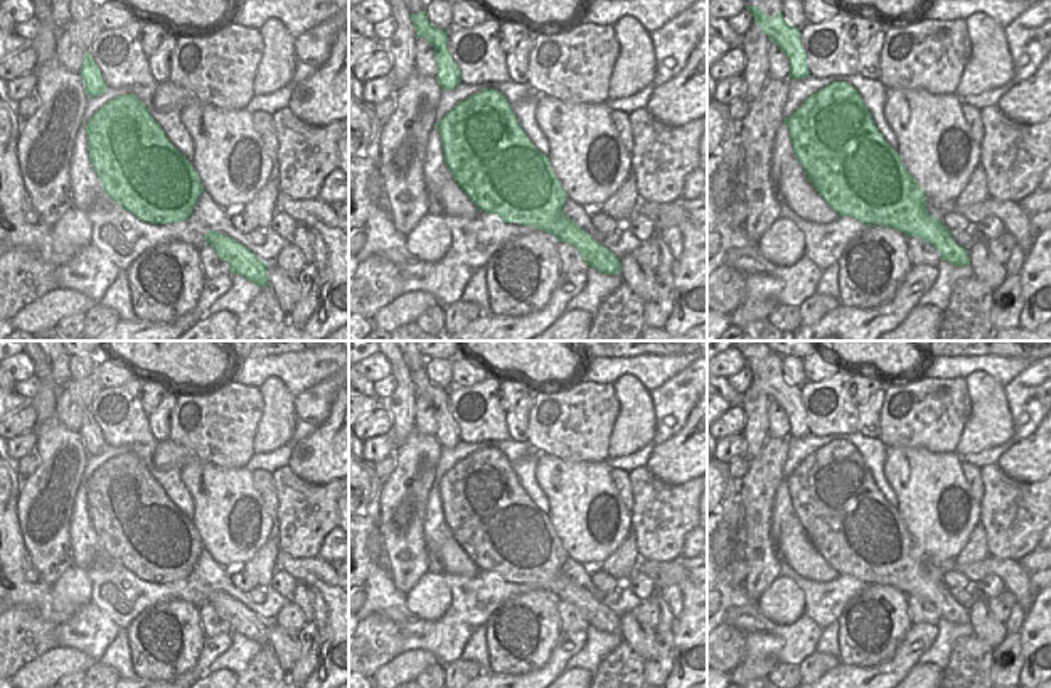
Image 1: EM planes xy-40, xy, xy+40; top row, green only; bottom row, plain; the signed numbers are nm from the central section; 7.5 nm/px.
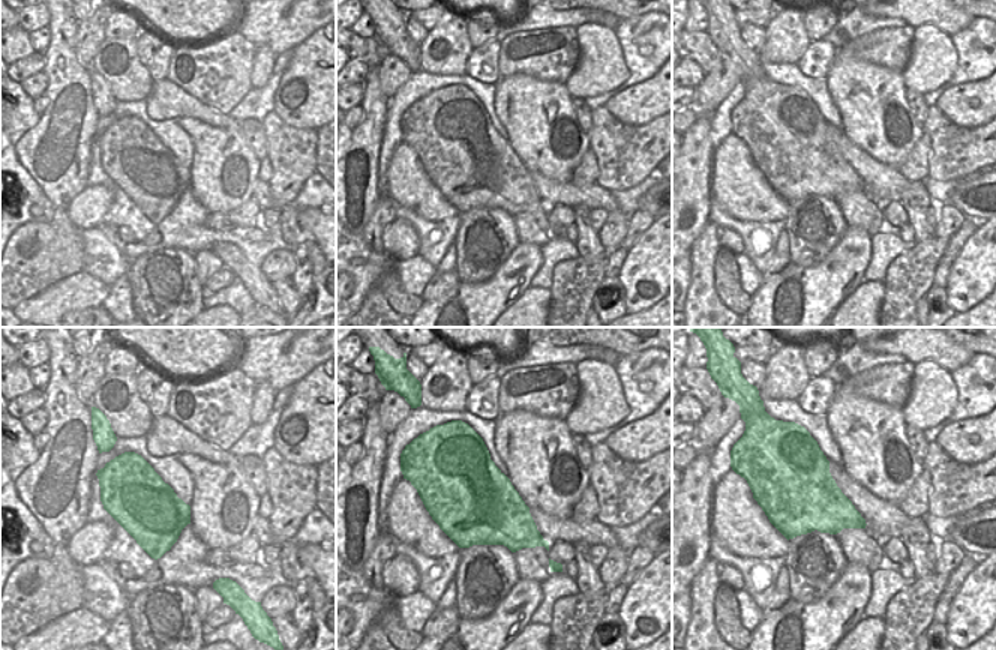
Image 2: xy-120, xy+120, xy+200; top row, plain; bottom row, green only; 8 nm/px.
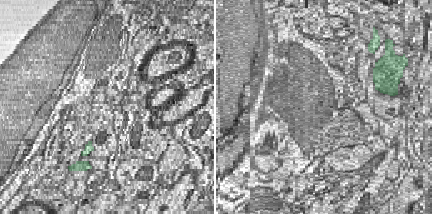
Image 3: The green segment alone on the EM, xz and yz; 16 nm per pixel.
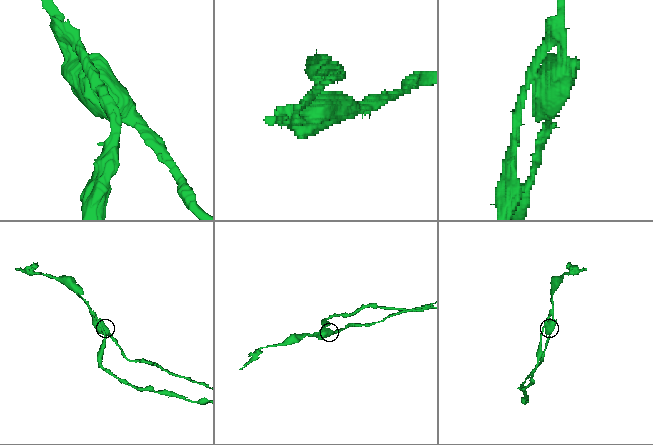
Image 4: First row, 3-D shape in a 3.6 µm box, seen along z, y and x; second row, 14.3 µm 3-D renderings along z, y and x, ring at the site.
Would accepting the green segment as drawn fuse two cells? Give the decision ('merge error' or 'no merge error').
merge error

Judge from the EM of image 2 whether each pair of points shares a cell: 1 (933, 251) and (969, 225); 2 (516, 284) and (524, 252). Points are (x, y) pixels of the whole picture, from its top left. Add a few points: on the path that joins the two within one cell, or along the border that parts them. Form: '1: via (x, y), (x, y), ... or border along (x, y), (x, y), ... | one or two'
1: border along (950, 239), (939, 261) | two
2: via (516, 276), (525, 267), (524, 260) | one

